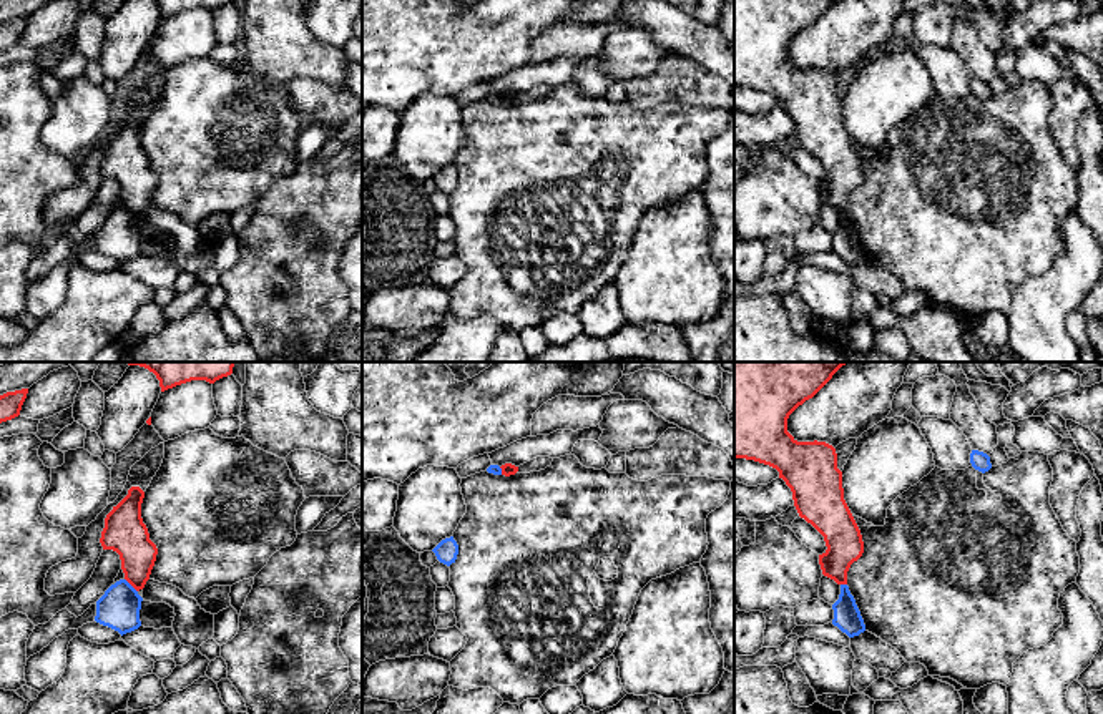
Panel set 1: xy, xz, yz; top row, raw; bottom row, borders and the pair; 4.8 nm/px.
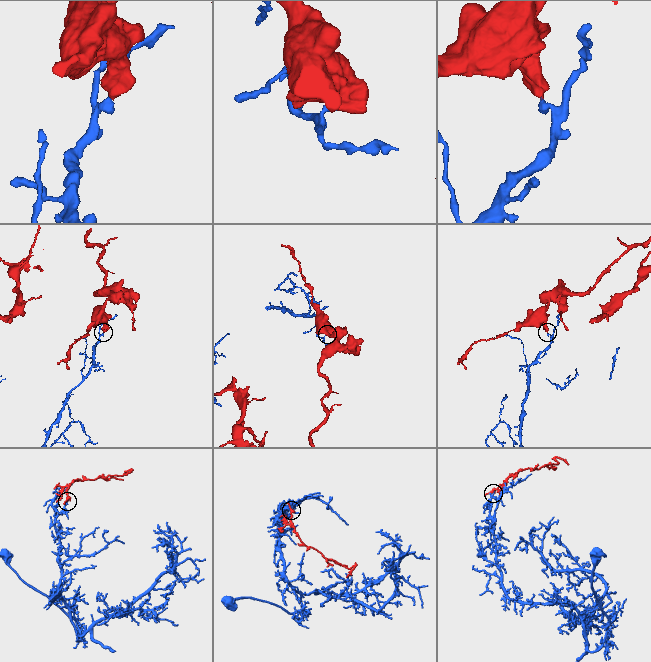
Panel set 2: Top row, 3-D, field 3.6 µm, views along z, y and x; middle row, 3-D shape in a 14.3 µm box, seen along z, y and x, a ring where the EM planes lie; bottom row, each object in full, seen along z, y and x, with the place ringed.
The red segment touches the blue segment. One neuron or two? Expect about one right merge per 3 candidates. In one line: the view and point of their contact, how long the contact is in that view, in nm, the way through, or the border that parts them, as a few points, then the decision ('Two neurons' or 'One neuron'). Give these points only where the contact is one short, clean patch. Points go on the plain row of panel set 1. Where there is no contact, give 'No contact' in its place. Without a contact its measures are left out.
Touches red at xy (130, 211). Shared border 90 nm. Boundary: xy (125, 206), (137, 220). Two neurons

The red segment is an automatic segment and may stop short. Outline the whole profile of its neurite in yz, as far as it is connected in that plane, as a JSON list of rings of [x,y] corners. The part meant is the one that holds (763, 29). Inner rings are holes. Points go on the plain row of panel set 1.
[[[734,0],[734,86],[754,88],[779,100],[779,106],[792,120],[794,134],[801,146],[811,151],[826,169],[827,178],[819,183],[822,203],[837,213],[847,213],[847,199],[864,181],[860,158],[844,128],[842,100],[837,96],[836,76],[826,70],[797,70],[787,60],[789,43],[812,27],[836,0]]]

